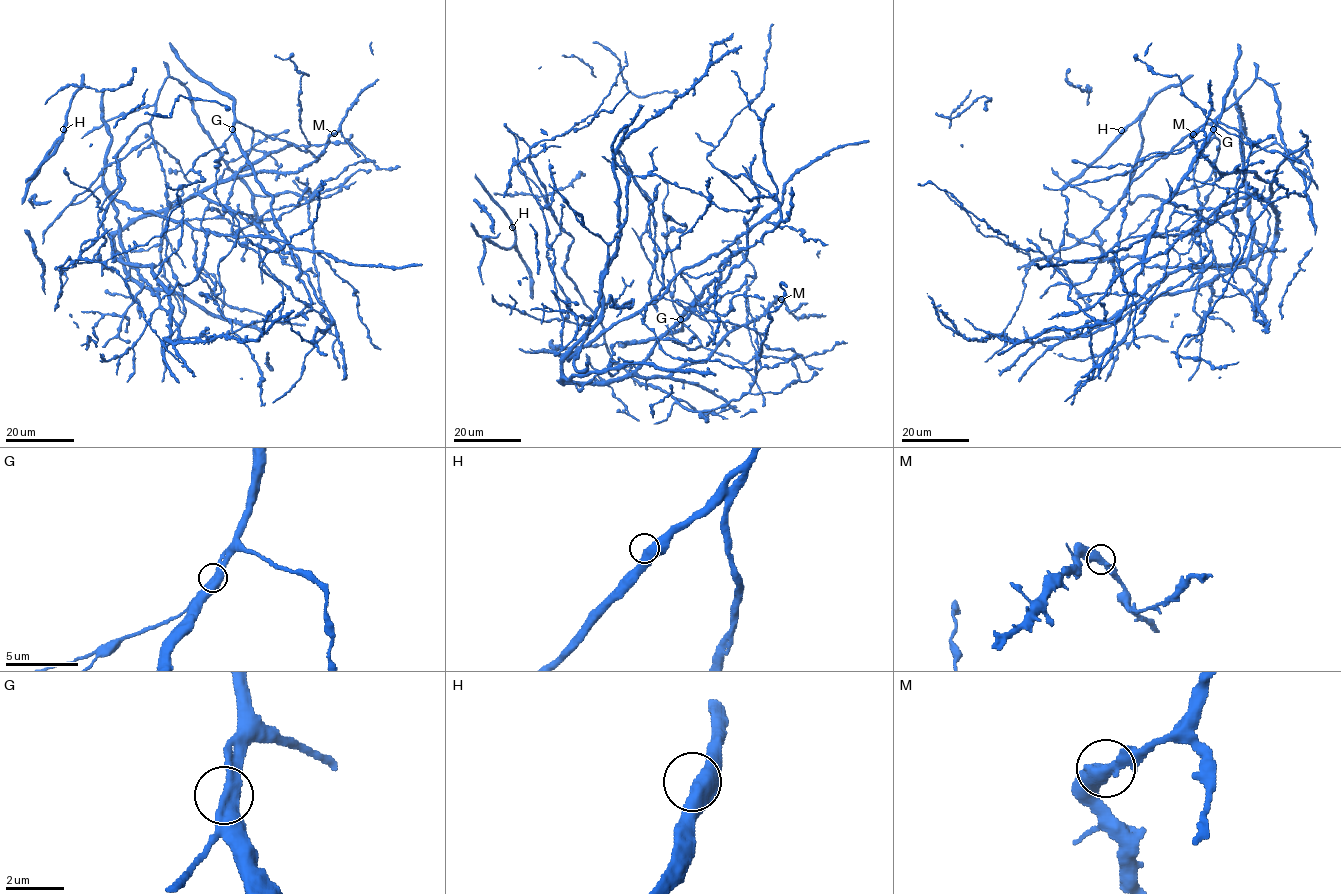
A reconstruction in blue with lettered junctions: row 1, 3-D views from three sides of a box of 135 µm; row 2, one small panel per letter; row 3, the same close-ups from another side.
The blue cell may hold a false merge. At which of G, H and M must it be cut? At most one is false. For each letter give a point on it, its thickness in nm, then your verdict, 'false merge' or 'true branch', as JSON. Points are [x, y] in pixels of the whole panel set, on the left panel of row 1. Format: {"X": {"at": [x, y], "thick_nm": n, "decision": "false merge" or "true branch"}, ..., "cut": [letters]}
{"G": {"at": [232, 129], "thick_nm": 500, "decision": "true branch"}, "H": {"at": [63, 129], "thick_nm": 500, "decision": "true branch"}, "M": {"at": [334, 133], "thick_nm": 480, "decision": "true branch"}, "cut": []}

